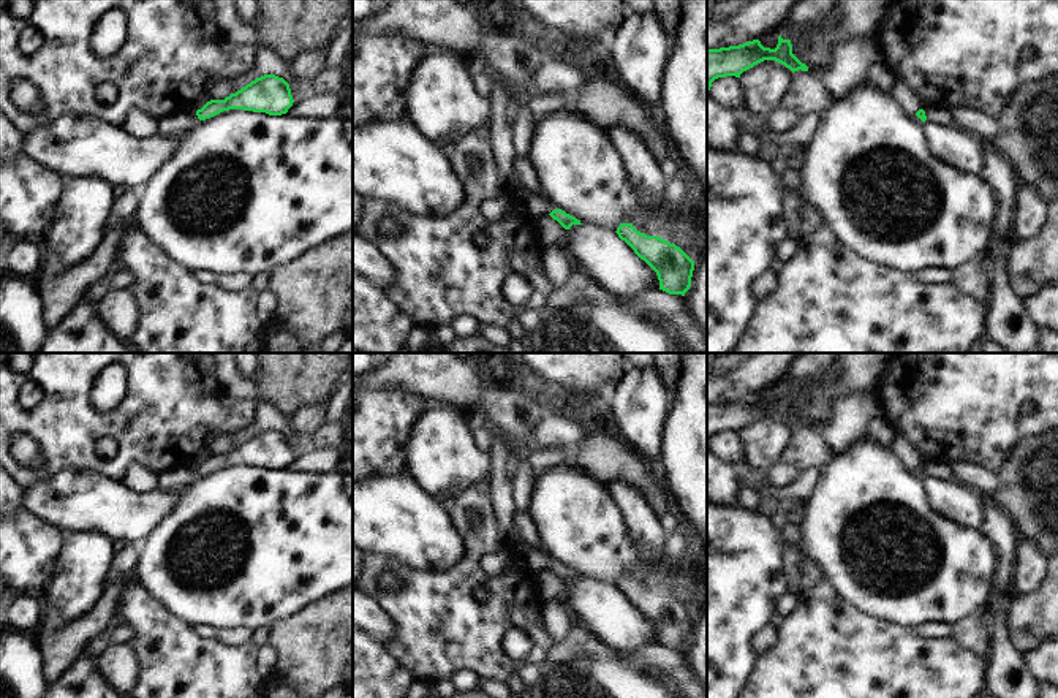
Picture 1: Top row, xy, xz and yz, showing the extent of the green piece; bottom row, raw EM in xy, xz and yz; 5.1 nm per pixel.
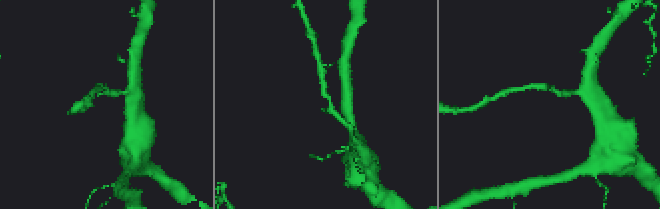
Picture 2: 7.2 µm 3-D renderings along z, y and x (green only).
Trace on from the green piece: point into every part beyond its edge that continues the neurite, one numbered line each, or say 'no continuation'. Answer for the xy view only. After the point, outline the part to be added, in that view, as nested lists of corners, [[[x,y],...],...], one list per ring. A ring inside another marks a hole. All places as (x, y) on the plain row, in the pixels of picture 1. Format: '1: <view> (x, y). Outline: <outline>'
1: xy (179, 477). Outline: [[[169,467],[157,473],[157,487],[182,491],[187,484],[198,480],[199,476],[204,475],[199,475],[196,467]]]

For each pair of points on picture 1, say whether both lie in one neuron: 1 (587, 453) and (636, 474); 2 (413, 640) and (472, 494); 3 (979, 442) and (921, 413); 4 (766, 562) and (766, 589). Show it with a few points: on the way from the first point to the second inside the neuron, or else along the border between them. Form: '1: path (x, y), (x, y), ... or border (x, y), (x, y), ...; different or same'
1: path (600, 455), (623, 462); same
2: path (440, 603), (467, 573), (486, 531); same
3: path (965, 428), (951, 413), (935, 413); same
4: path (766, 569), (766, 583); same

